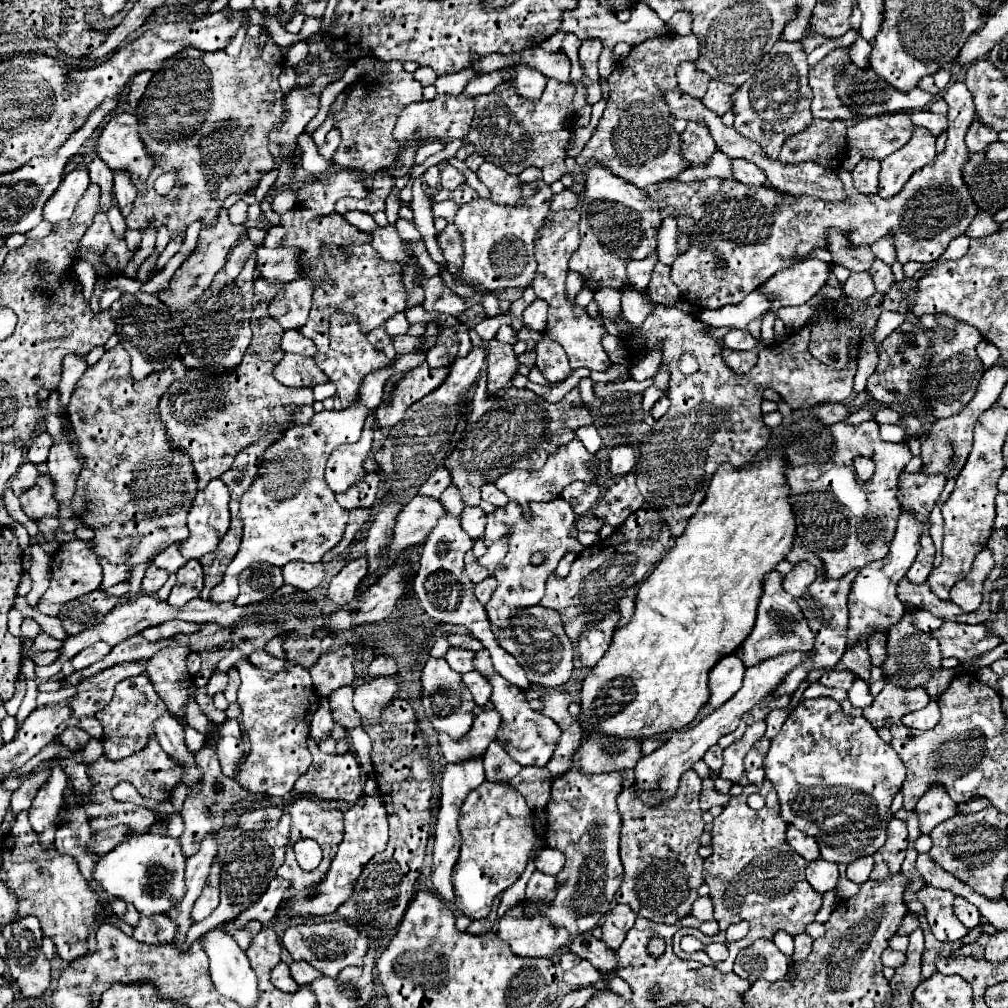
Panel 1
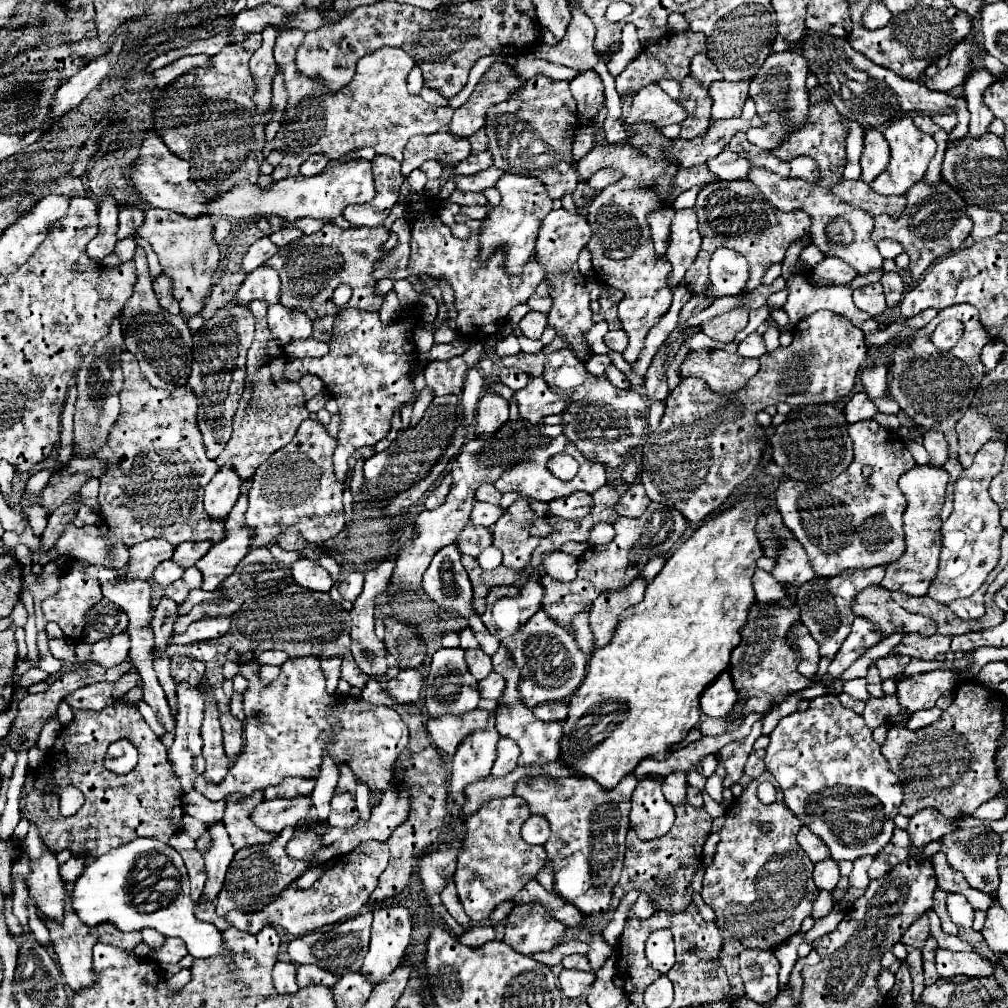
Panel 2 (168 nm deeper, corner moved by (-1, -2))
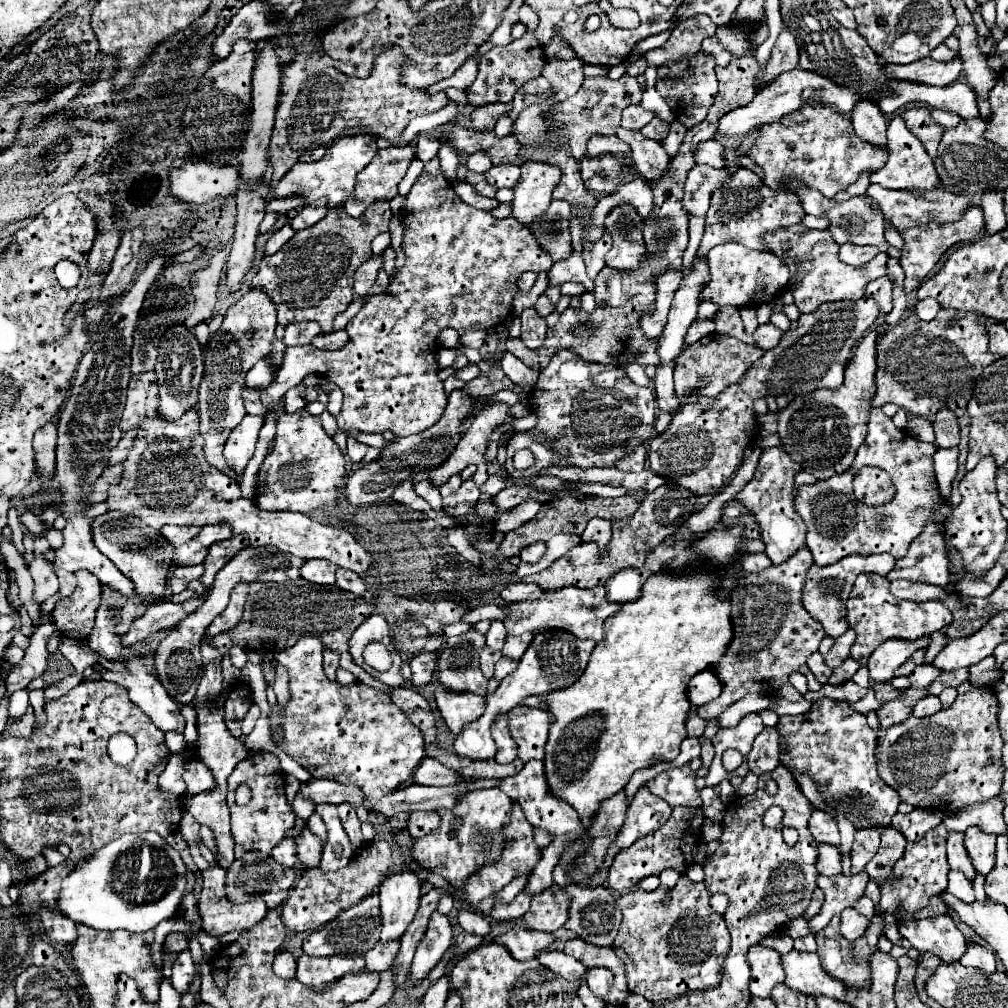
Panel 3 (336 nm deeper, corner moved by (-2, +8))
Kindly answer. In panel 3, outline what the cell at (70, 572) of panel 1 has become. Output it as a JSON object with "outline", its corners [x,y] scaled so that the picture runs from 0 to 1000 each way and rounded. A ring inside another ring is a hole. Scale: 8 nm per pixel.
{"outline":[[[78,566],[76,584],[70,592],[61,594],[53,604],[53,616],[63,632],[86,634],[94,620],[94,606],[100,596],[100,578],[92,568]]]}

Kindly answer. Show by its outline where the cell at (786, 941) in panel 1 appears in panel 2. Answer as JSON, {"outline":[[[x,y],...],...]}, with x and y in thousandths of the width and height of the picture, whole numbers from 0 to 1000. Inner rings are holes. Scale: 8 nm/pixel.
{"outline":[[[800,924],[800,926],[790,926],[790,928],[786,928],[780,936],[776,936],[776,938],[772,938],[772,939],[768,941],[768,947],[774,951],[774,957],[776,957],[774,977],[780,977],[780,973],[782,973],[782,969],[784,969],[784,963],[786,963],[788,955],[792,953],[792,947],[790,947],[792,939],[794,939],[796,936],[804,936],[804,930],[802,930],[802,928],[804,928],[802,924]]]}

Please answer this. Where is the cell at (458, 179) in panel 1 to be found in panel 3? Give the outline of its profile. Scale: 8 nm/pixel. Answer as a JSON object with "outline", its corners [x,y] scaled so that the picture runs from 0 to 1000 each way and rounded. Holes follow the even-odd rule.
{"outline":[[[491,164],[481,174],[483,174],[483,182],[487,182],[491,186],[505,186],[505,188],[509,188],[515,182],[517,170],[511,164]]]}

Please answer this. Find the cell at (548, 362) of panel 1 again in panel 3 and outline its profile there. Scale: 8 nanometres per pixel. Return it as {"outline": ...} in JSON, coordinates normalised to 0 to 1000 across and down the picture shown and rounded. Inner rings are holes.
{"outline":[[[555,348],[547,356],[547,360],[535,370],[535,378],[529,384],[529,388],[525,390],[525,398],[527,398],[527,408],[533,412],[533,422],[527,426],[527,430],[531,434],[535,434],[533,438],[537,438],[537,434],[539,434],[539,439],[545,445],[553,447],[557,453],[561,453],[564,457],[564,461],[570,461],[570,463],[608,463],[612,455],[616,455],[618,451],[626,449],[628,445],[632,445],[634,441],[638,441],[646,434],[646,426],[648,426],[650,416],[652,416],[652,400],[650,400],[650,388],[648,388],[648,384],[632,384],[620,372],[618,366],[610,366],[608,362],[588,362],[588,360],[582,360],[582,358],[574,358],[574,354],[570,354],[570,350],[566,350],[566,348]]]}

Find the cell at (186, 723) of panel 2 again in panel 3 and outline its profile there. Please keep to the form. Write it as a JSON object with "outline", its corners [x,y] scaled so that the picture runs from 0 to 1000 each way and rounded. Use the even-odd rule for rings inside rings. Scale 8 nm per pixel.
{"outline":[[[186,741],[184,749],[170,749],[168,751],[168,757],[158,771],[158,783],[160,785],[166,785],[170,789],[182,789],[184,787],[184,775],[180,773],[180,769],[182,769],[182,759],[188,753],[195,753],[193,741]]]}

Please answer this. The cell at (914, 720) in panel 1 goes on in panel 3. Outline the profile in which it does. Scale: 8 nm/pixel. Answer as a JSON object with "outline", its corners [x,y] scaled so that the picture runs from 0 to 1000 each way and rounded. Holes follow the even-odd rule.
{"outline":[[[916,691],[908,701],[906,701],[906,709],[908,711],[924,711],[928,707],[934,705],[934,695],[932,691]]]}

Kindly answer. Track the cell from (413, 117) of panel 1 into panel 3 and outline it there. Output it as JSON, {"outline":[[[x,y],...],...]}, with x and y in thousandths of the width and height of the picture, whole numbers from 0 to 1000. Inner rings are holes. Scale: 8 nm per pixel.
{"outline":[[[525,5],[517,7],[517,23],[523,27],[521,35],[501,47],[489,47],[487,51],[483,51],[475,63],[475,74],[469,82],[469,94],[465,94],[465,102],[471,106],[477,104],[485,104],[485,102],[507,102],[509,94],[517,88],[517,84],[521,84],[523,80],[531,78],[537,74],[539,64],[543,63],[541,53],[539,53],[539,45],[533,41],[531,37],[531,29],[533,29],[533,15]]]}

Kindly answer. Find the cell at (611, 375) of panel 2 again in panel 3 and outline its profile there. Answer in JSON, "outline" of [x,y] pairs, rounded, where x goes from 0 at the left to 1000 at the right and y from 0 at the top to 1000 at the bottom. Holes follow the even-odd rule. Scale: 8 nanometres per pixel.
{"outline":[[[626,360],[626,362],[622,362],[620,370],[622,370],[622,374],[624,374],[624,376],[626,376],[630,382],[642,384],[642,382],[646,380],[646,376],[640,372],[640,366],[638,366],[638,364],[634,364],[632,360]]]}

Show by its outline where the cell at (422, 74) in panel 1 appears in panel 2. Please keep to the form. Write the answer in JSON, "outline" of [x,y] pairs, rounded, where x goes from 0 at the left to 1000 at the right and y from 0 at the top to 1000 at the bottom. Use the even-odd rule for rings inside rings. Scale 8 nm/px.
{"outline":[[[419,86],[417,94],[419,94],[419,98],[421,98],[421,100],[425,100],[425,102],[429,102],[429,104],[444,104],[444,100],[442,100],[442,98],[433,90],[433,88]]]}

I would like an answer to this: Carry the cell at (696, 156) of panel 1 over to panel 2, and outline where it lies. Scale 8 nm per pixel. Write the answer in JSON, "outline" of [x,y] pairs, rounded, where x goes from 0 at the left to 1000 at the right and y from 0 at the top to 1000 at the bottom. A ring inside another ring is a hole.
{"outline":[[[681,76],[677,80],[677,92],[673,96],[677,106],[683,110],[683,116],[675,122],[677,138],[688,138],[692,134],[700,134],[704,124],[704,94],[702,88],[694,86],[690,78]]]}

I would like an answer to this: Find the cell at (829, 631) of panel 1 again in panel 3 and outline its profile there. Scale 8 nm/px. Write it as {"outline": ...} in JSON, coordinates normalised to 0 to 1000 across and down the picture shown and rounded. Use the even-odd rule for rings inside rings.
{"outline":[[[846,549],[846,551],[836,553],[836,557],[830,557],[828,561],[820,561],[820,563],[805,561],[805,564],[801,568],[799,582],[797,582],[795,598],[805,608],[805,612],[809,612],[816,620],[818,628],[822,632],[830,634],[840,626],[838,598],[840,598],[840,592],[844,588],[844,582],[846,582],[846,576],[850,574],[850,570],[852,568],[870,568],[870,570],[878,572],[886,564],[888,557],[890,555],[884,551],[852,551],[852,549]]]}

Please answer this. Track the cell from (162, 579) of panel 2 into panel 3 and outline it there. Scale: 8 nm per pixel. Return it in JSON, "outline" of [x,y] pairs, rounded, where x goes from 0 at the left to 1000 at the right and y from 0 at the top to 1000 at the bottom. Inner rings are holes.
{"outline":[[[189,535],[184,541],[174,545],[174,557],[176,557],[176,561],[195,561],[195,559],[203,557],[205,547],[207,547],[207,543]]]}

